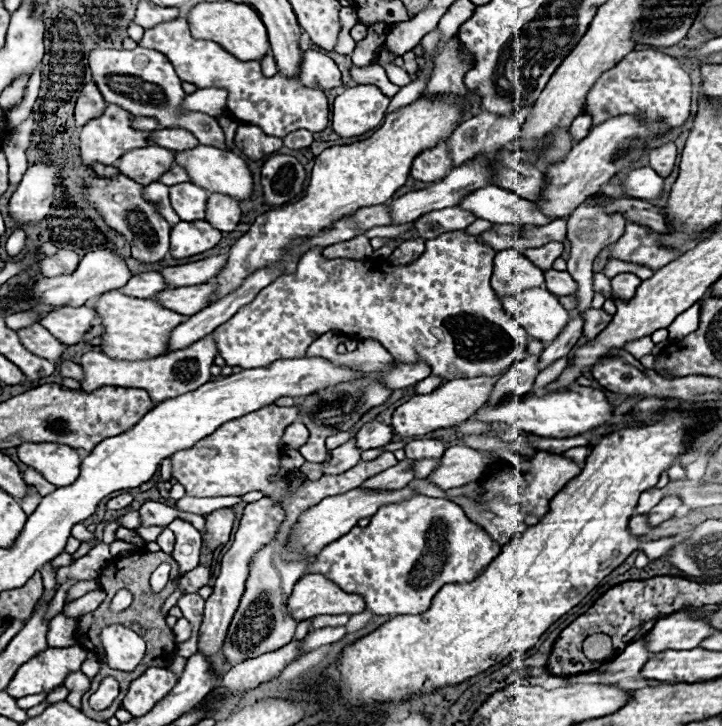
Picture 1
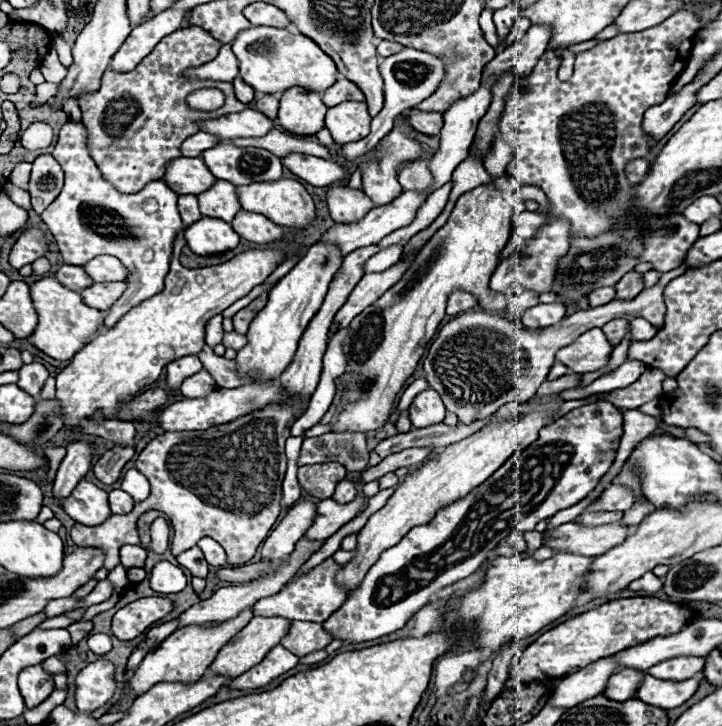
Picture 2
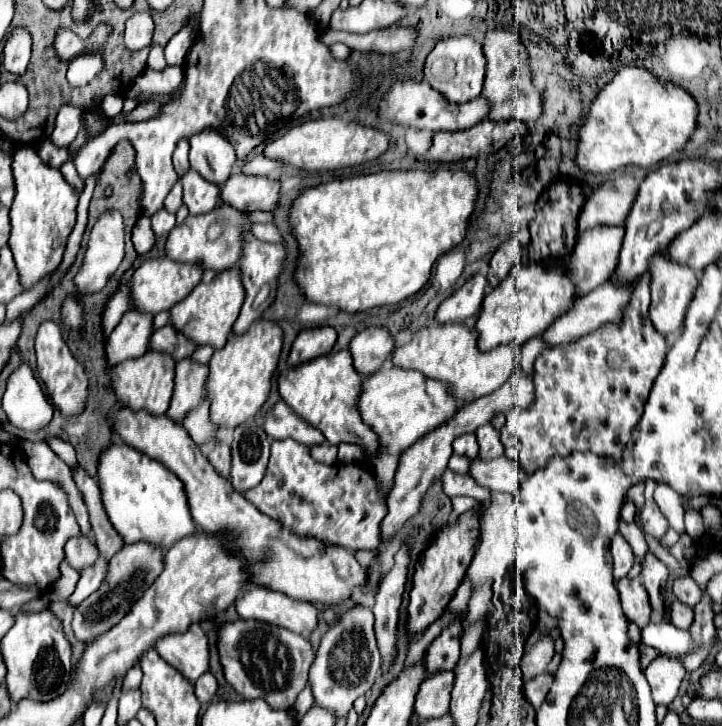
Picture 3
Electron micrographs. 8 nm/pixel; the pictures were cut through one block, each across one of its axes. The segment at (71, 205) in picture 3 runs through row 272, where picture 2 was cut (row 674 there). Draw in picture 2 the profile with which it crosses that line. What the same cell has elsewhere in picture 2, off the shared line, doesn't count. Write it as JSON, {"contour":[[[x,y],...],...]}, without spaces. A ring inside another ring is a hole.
{"contour":[[[28,666],[18,674],[18,686],[20,692],[24,696],[26,708],[36,708],[40,702],[44,702],[52,690],[54,690],[54,682],[52,682],[52,674],[44,672],[42,666]]]}

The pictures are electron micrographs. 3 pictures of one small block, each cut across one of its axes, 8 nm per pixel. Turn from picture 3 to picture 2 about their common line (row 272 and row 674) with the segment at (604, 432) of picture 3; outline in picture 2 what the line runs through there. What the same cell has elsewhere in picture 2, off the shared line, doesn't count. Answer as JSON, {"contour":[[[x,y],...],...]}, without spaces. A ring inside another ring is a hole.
{"contour":[[[650,674],[644,676],[640,688],[636,690],[636,698],[664,710],[672,710],[682,706],[698,688],[700,678],[690,678],[684,682],[670,682],[670,680],[658,680]]]}

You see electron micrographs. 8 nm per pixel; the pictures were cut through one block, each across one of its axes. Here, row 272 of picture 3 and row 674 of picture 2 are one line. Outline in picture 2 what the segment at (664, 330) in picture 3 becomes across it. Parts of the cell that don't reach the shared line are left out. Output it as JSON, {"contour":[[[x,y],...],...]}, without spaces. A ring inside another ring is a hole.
{"contour":[[[678,656],[670,658],[666,662],[660,662],[652,668],[648,668],[648,674],[660,678],[660,680],[688,680],[694,674],[702,672],[704,668],[704,658],[696,656]]]}

